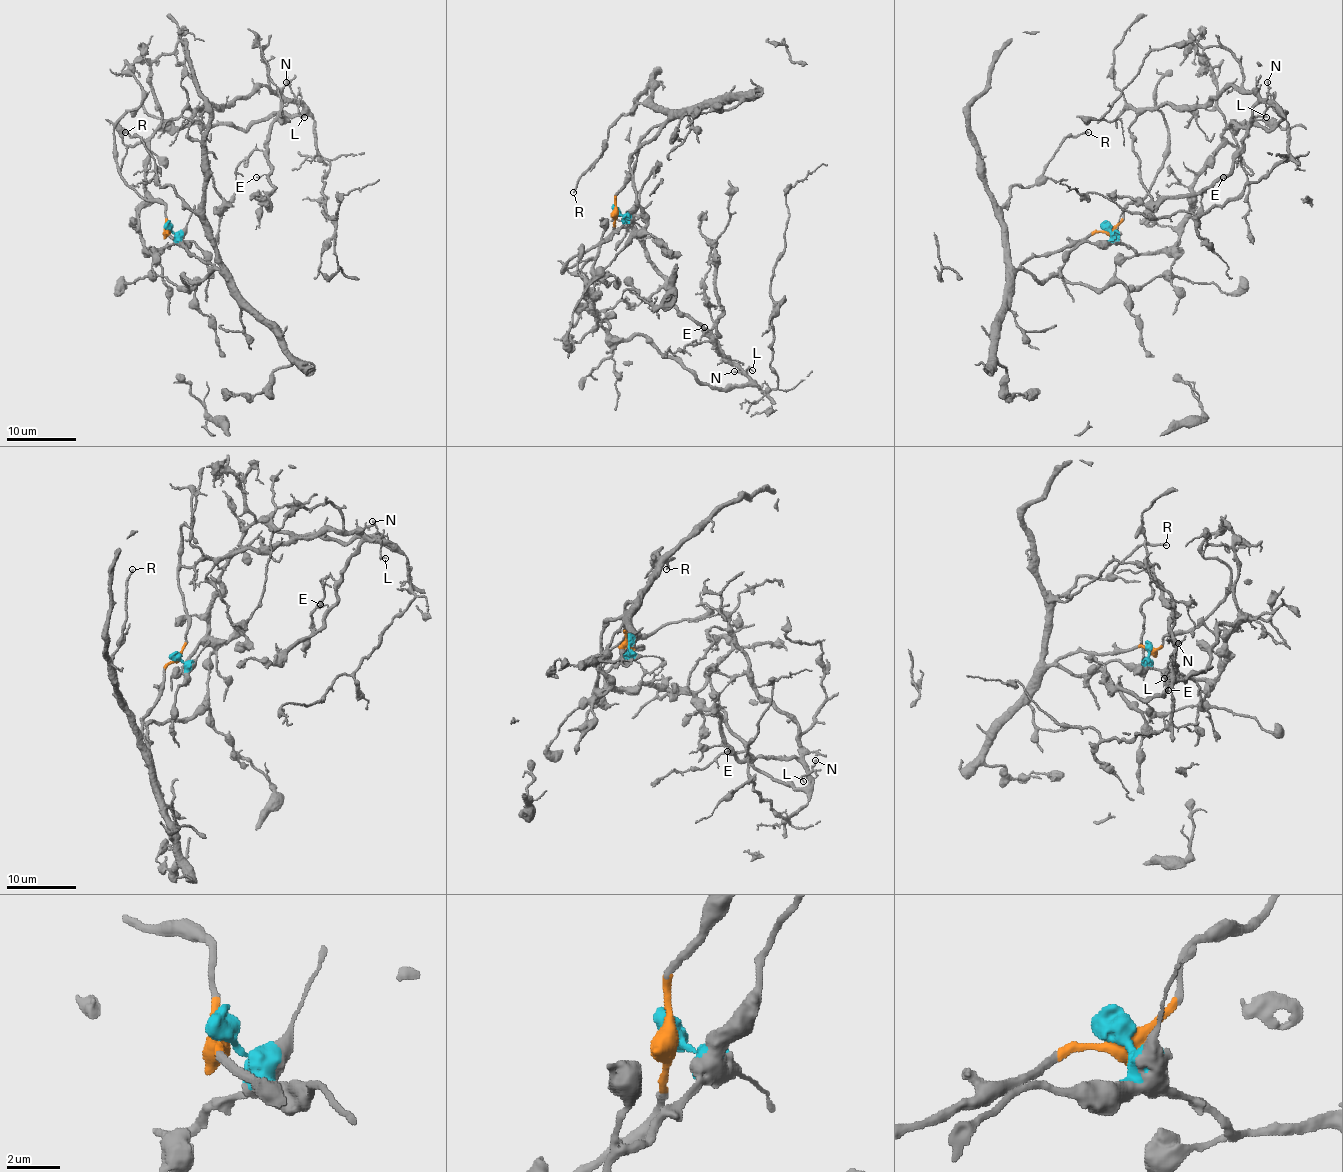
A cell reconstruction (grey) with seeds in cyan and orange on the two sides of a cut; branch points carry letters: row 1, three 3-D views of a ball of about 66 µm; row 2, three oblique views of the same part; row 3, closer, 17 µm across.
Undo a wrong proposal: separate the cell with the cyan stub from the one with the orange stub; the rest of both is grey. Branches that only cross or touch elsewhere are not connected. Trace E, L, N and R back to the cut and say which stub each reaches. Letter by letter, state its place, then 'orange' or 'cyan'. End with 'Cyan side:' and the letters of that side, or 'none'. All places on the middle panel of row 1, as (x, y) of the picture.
E: (704, 327) | cyan
L: (752, 370) | cyan
N: (734, 371) | cyan
R: (573, 192) | orange
Cyan side: E, L, N

